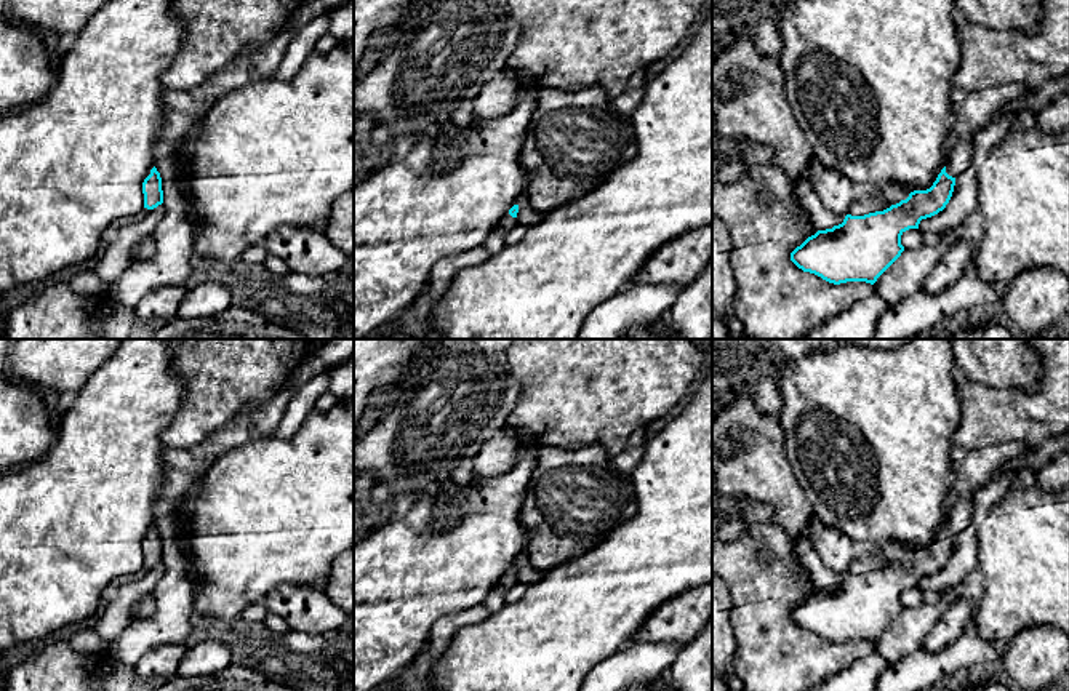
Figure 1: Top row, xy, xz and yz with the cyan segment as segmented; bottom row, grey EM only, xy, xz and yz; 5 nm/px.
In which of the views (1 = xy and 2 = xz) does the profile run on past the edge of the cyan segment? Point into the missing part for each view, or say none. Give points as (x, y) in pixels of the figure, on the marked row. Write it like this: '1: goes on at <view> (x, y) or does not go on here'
1: does not go on here
2: goes on at xz (508, 223)

